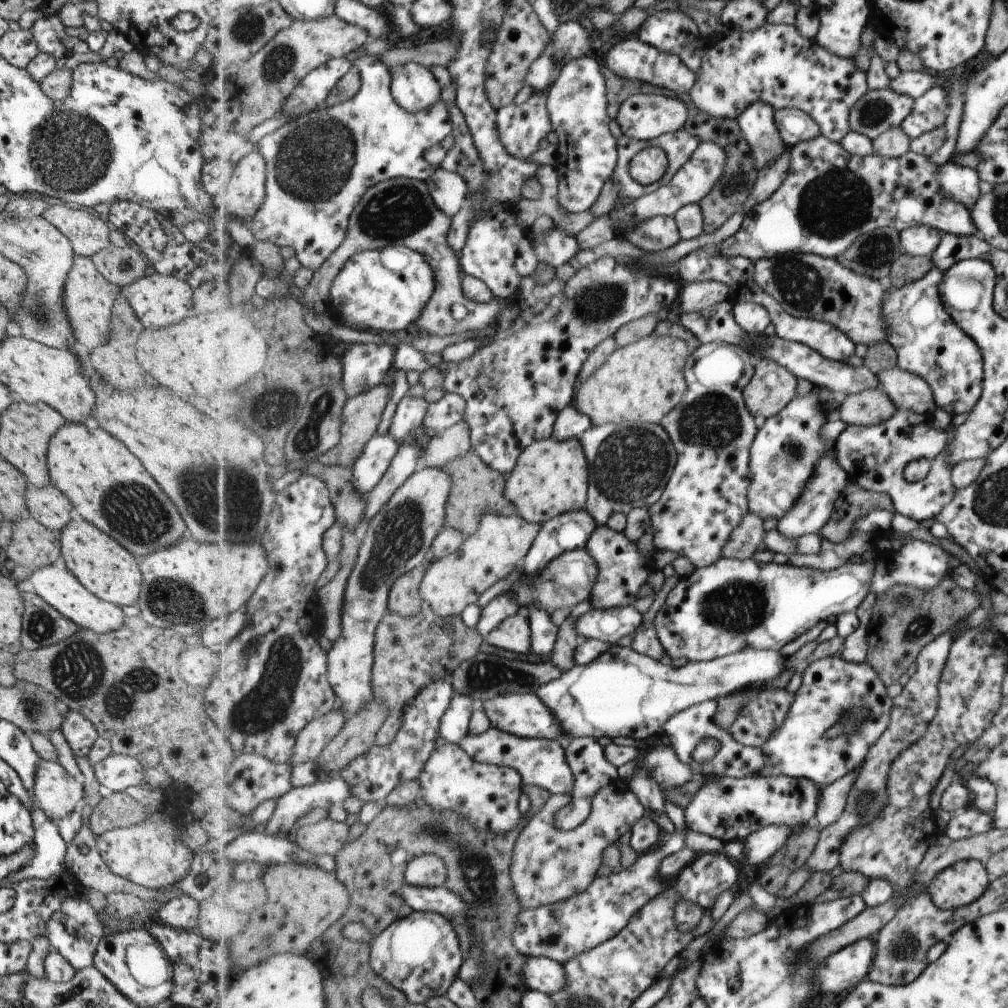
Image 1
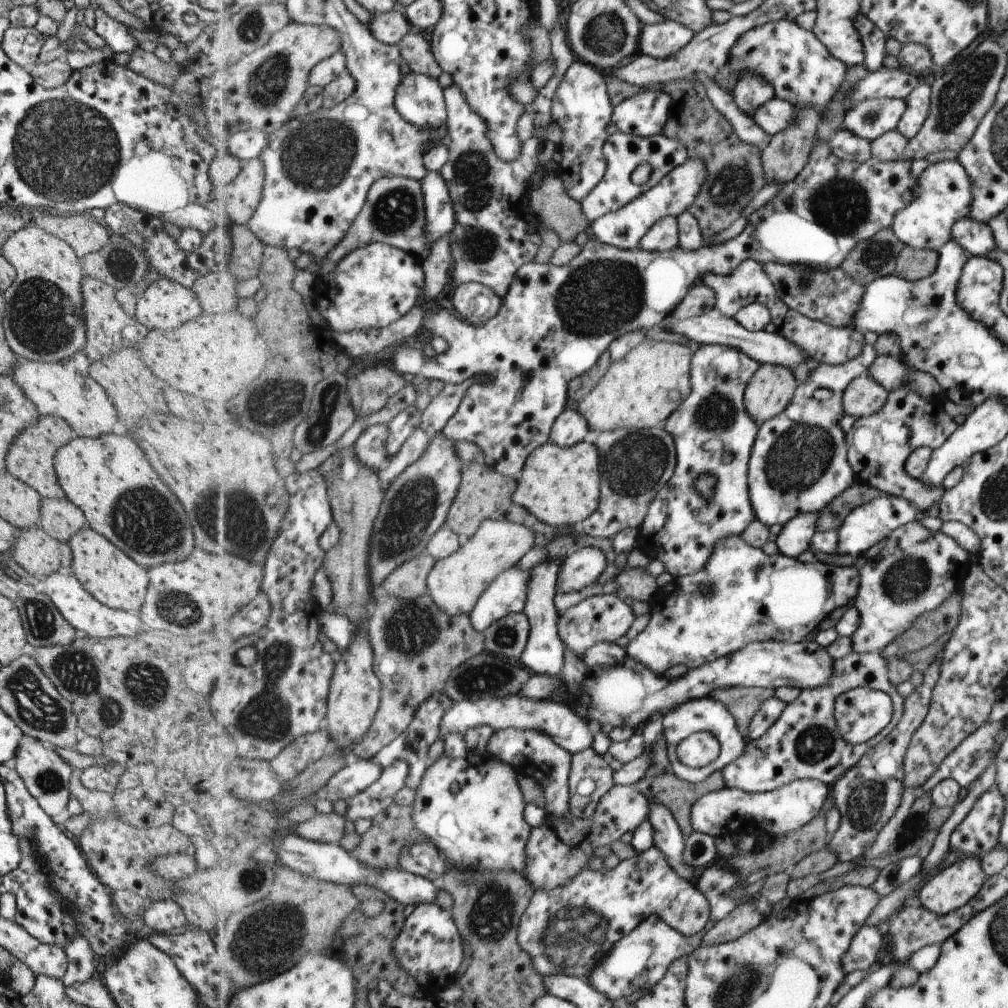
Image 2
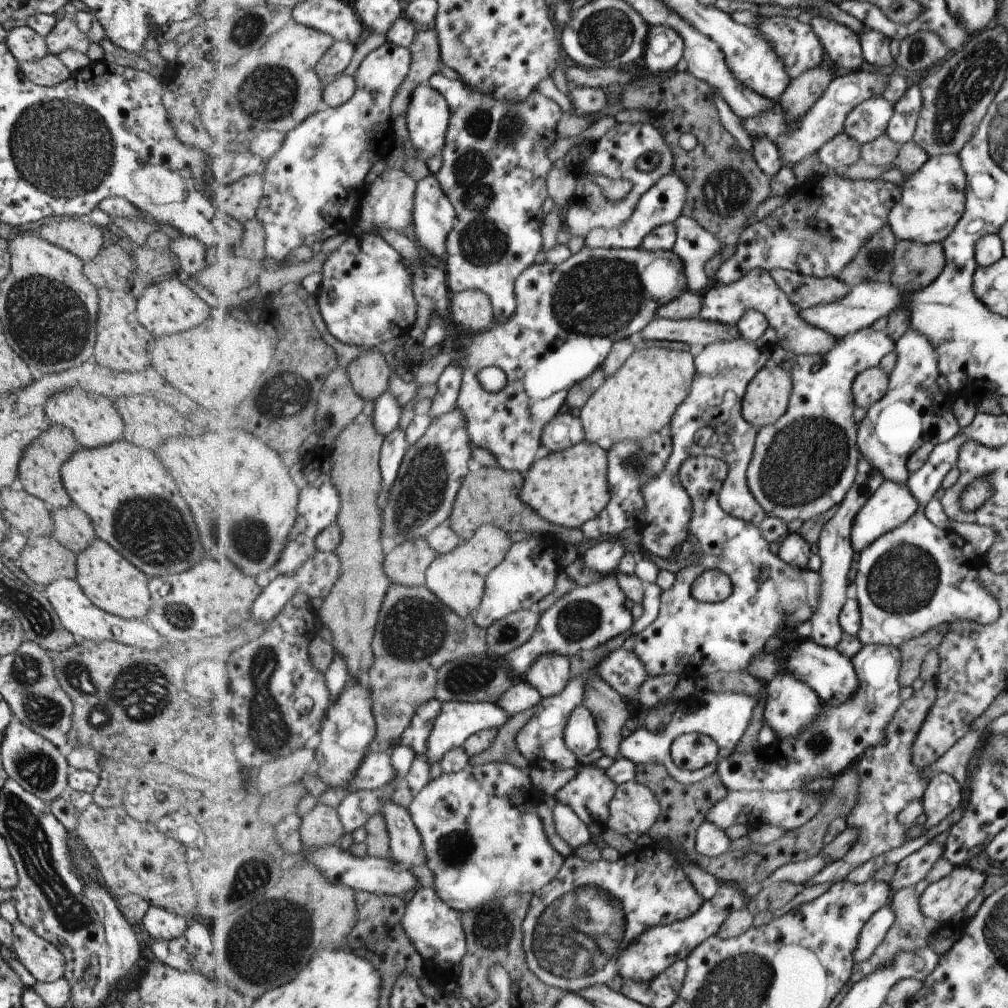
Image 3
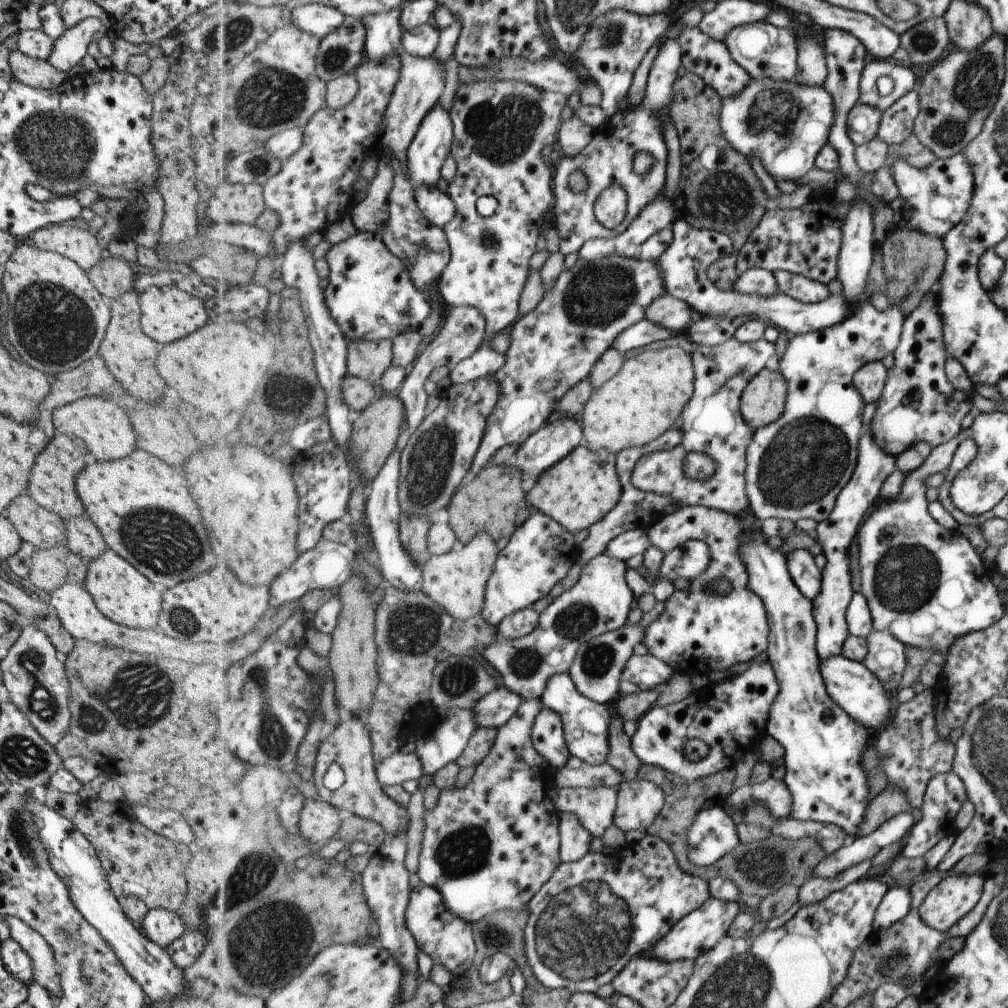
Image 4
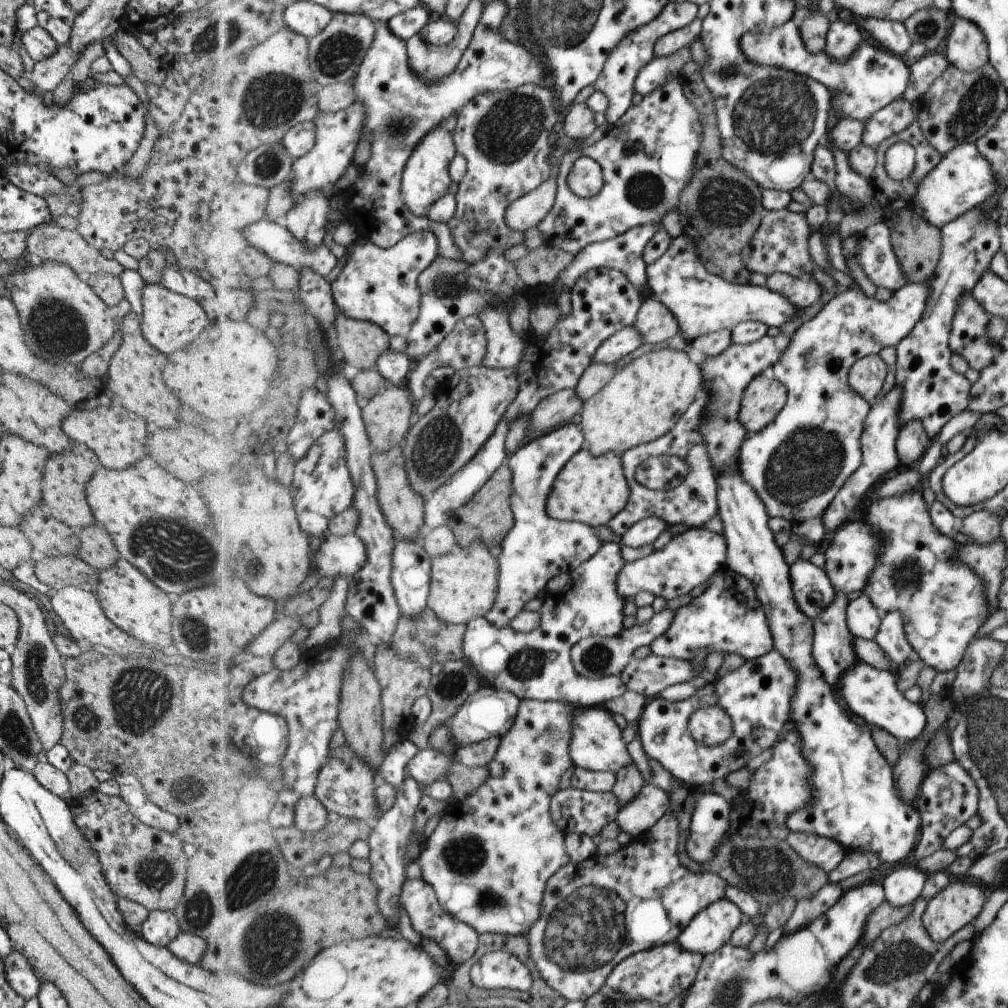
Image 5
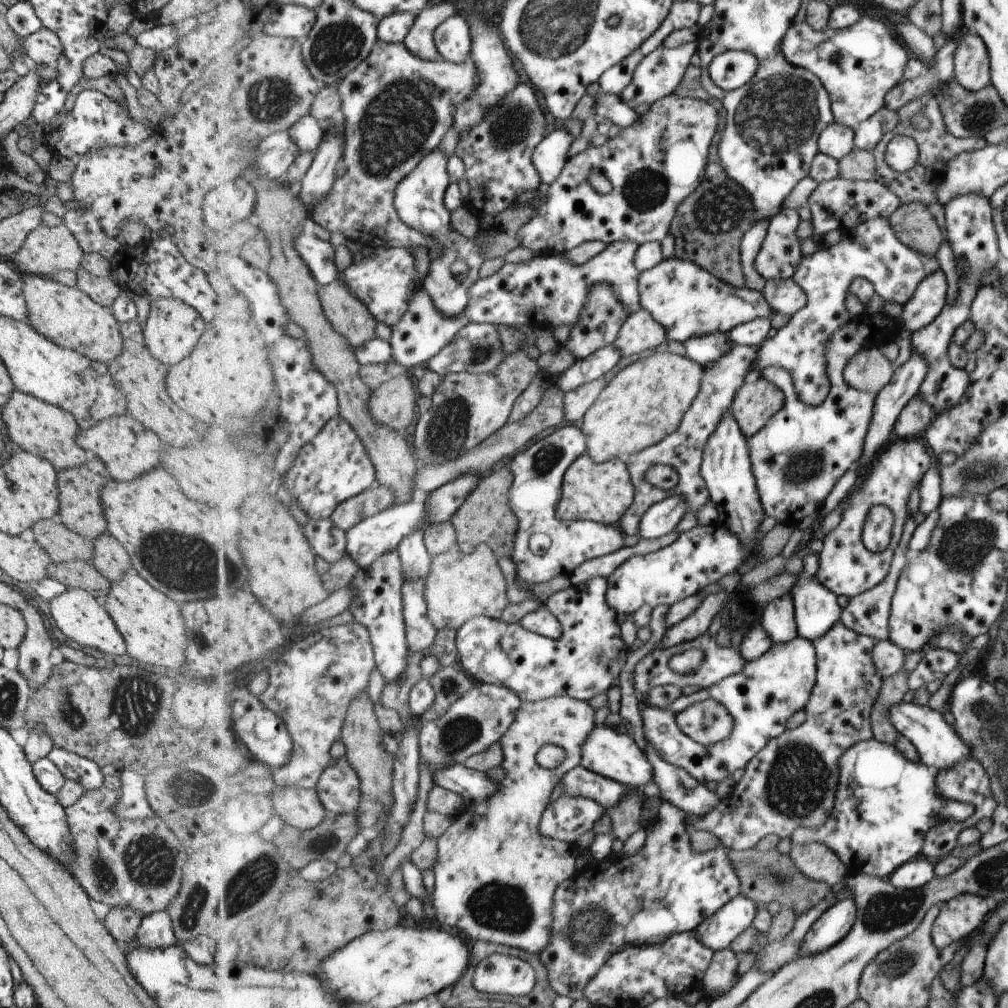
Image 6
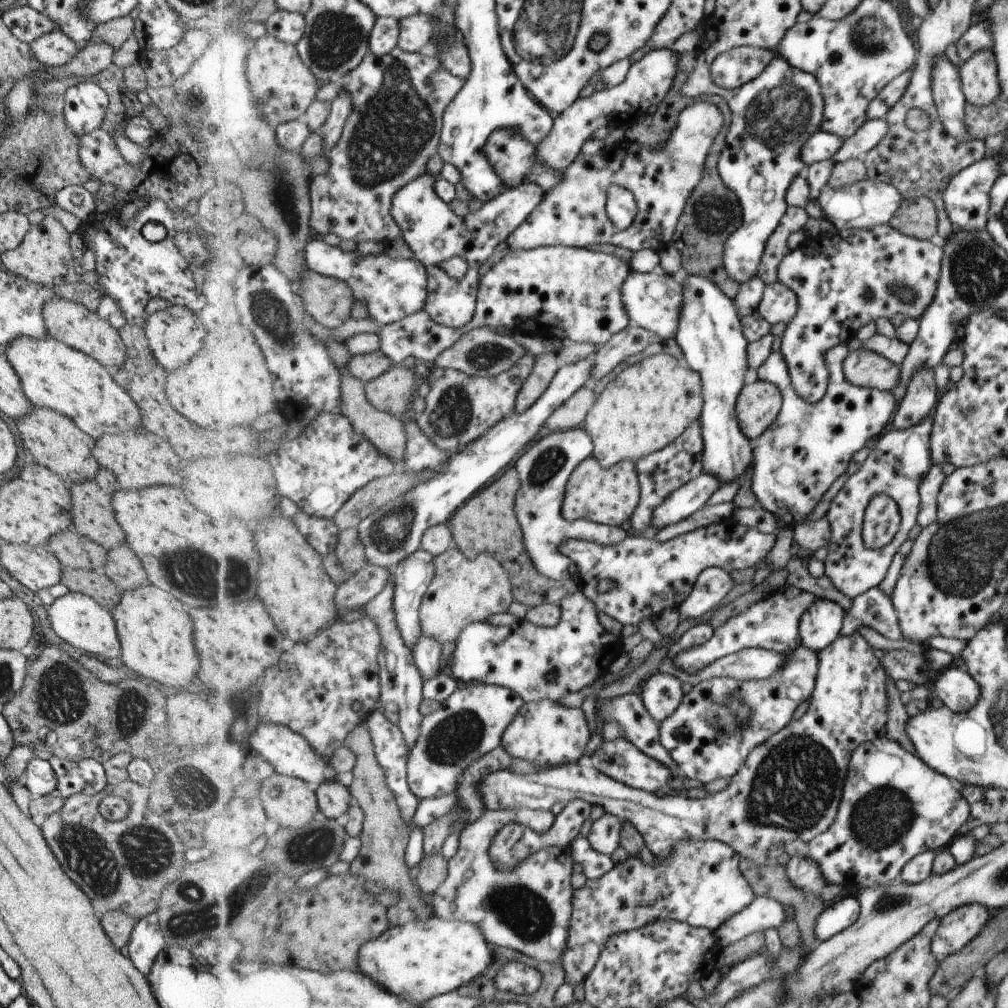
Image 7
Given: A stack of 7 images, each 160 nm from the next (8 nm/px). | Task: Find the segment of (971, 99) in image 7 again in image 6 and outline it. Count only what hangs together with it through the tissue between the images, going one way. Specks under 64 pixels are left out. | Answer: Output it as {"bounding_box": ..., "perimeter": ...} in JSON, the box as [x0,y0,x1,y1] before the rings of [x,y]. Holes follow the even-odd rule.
{"bounding_box":[953,33,991,92],"perimeter":[[[974,33],[958,35],[953,54],[953,80],[968,92],[983,91],[991,83],[987,46]]]}

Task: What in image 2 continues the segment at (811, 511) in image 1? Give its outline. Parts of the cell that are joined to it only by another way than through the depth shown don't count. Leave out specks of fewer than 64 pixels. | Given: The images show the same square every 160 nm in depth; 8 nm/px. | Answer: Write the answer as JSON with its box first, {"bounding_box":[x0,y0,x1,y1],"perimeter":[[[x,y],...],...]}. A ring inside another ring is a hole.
{"bounding_box":[774,512,820,557],"perimeter":[[[818,512],[805,513],[796,516],[782,526],[777,537],[774,538],[779,552],[790,557],[799,556],[809,551],[814,534],[818,531],[820,514]]]}

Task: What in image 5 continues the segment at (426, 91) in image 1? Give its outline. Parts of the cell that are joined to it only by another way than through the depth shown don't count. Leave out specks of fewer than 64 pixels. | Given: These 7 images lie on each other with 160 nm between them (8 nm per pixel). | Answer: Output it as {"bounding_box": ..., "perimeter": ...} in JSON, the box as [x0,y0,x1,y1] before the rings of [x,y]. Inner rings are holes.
{"bounding_box":[401,125,457,217],"perimeter":[[[443,125],[435,132],[431,132],[425,140],[421,140],[420,146],[413,152],[412,159],[409,160],[408,167],[405,168],[401,188],[405,204],[409,206],[409,210],[415,216],[428,217],[433,204],[449,194],[449,188],[453,182],[450,168],[457,154],[453,132],[449,132]]]}

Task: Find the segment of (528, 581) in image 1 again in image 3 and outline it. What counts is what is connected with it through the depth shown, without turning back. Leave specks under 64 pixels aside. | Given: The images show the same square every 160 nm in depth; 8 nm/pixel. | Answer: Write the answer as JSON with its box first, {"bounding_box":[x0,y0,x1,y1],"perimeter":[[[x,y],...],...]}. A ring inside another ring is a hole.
{"bounding_box":[581,541,627,575],"perimeter":[[[606,541],[589,548],[581,557],[587,568],[593,568],[605,575],[620,567],[627,552],[620,542]]]}

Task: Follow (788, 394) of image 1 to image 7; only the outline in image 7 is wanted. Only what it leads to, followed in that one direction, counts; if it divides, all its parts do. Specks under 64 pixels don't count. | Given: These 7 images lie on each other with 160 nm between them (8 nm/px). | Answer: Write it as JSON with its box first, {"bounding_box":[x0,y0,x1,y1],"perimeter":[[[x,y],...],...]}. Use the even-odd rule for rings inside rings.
{"bounding_box":[736,380,784,442],"perimeter":[[[761,380],[749,382],[736,404],[740,427],[755,442],[776,422],[783,406],[784,395],[776,384]]]}

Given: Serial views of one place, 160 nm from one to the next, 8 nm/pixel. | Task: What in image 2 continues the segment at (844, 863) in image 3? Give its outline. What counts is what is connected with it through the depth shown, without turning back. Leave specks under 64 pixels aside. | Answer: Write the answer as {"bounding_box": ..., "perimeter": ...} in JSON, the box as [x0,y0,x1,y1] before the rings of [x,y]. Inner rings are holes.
{"bounding_box":[827,651,941,862],"perimeter":[[[937,651],[933,660],[922,670],[922,680],[918,686],[913,687],[911,693],[904,698],[903,714],[897,721],[895,727],[892,728],[891,734],[877,744],[876,747],[870,748],[865,756],[853,767],[850,768],[833,786],[831,786],[831,795],[834,796],[834,802],[837,808],[842,812],[842,823],[837,832],[829,838],[827,848],[836,853],[840,858],[840,862],[851,862],[857,860],[859,856],[865,854],[865,850],[873,846],[873,842],[877,840],[880,828],[893,816],[899,800],[901,800],[903,778],[903,755],[910,741],[910,736],[917,730],[917,727],[923,722],[927,714],[931,693],[935,683],[939,681],[940,676],[940,656],[941,652]]]}

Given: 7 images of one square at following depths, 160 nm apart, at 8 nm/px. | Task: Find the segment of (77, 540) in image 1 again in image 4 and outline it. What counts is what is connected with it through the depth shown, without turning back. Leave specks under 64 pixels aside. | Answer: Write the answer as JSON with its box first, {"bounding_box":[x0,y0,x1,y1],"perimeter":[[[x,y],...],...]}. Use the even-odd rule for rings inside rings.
{"bounding_box":[82,548,161,630],"perimeter":[[[110,548],[103,554],[88,560],[82,587],[89,593],[97,610],[114,623],[132,629],[157,630],[161,614],[161,590],[153,586],[145,576],[137,572]]]}

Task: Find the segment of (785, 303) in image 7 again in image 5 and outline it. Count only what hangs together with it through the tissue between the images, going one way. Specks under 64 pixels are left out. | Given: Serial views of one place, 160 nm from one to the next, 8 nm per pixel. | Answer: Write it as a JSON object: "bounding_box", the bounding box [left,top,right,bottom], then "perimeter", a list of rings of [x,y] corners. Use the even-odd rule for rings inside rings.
{"bounding_box":[765,272,821,309],"perimeter":[[[775,272],[768,278],[765,287],[779,292],[798,309],[813,306],[821,298],[821,286],[812,276],[795,277],[783,272]]]}

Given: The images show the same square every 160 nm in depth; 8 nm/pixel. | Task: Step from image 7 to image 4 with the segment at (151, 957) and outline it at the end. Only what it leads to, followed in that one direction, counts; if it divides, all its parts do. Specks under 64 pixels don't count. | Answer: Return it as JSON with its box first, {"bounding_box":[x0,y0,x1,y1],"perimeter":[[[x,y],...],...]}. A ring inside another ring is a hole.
{"bounding_box":[139,908,185,949],"perimeter":[[[161,908],[149,909],[141,919],[139,930],[150,942],[165,949],[185,932],[178,913]]]}

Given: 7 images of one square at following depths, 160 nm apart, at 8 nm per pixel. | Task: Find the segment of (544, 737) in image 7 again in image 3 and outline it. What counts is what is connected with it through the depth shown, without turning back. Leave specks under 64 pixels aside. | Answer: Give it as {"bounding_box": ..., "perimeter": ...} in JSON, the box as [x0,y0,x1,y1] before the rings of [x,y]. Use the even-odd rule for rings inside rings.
{"bounding_box":[409,761,566,914],"perimeter":[[[495,761],[482,766],[469,764],[455,774],[442,773],[414,796],[409,810],[424,841],[426,866],[434,874],[434,889],[448,906],[461,914],[473,912],[491,900],[495,903],[513,894],[540,892],[560,875],[566,859],[553,848],[547,836],[537,810],[540,796],[529,774],[519,767]]]}

